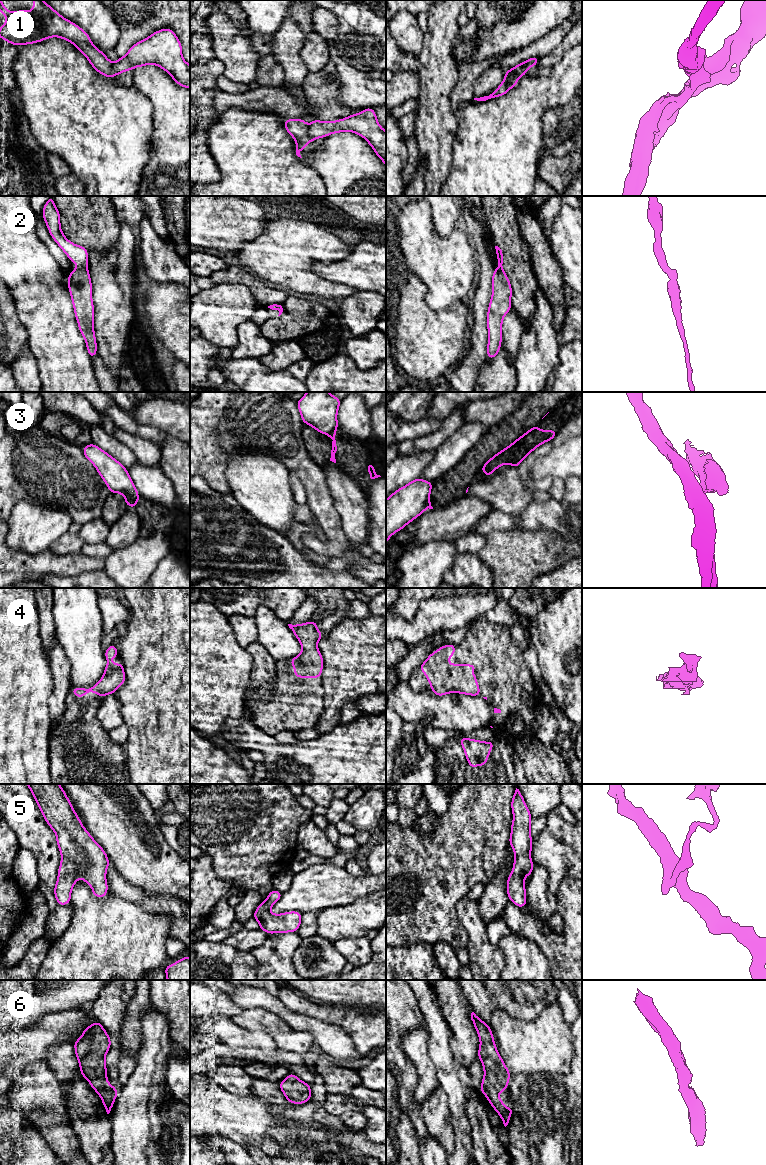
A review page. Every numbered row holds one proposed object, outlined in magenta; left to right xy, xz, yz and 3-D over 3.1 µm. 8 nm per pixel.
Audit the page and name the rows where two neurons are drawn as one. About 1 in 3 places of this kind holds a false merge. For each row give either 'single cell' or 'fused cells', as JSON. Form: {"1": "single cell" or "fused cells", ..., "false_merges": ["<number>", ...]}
{"1": "fused cells", "2": "single cell", "3": "fused cells", "4": "single cell", "5": "single cell", "6": "single cell", "false_merges": ["1", "3"]}

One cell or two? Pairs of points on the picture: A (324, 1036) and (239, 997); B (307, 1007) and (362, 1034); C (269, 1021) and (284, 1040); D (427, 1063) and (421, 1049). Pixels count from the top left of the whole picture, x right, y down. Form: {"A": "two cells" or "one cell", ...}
{"A": "one cell", "B": "one cell", "C": "two cells", "D": "one cell"}

